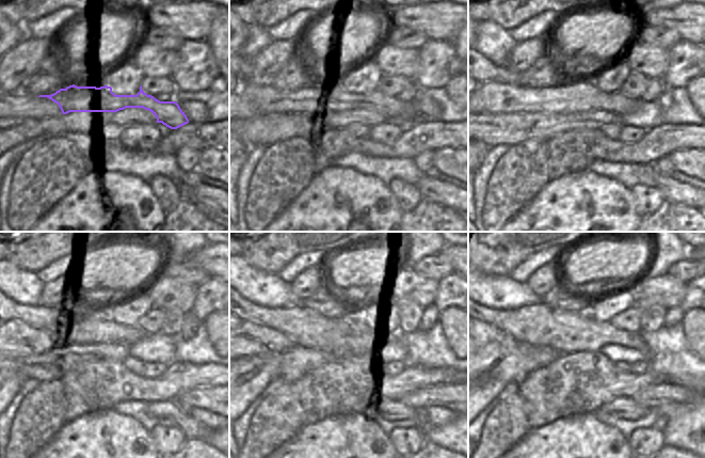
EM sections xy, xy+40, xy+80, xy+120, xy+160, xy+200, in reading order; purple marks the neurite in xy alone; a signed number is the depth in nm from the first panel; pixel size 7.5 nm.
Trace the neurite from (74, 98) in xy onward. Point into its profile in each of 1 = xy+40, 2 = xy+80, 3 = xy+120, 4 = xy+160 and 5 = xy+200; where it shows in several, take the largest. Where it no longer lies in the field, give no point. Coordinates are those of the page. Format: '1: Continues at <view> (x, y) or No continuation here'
1: Continues at xy+40 (337, 96)
2: Continues at xy+80 (577, 95)
3: Continues at xy+120 (19, 337)
4: Continues at xy+160 (251, 338)
5: Continues at xy+200 (490, 334).

